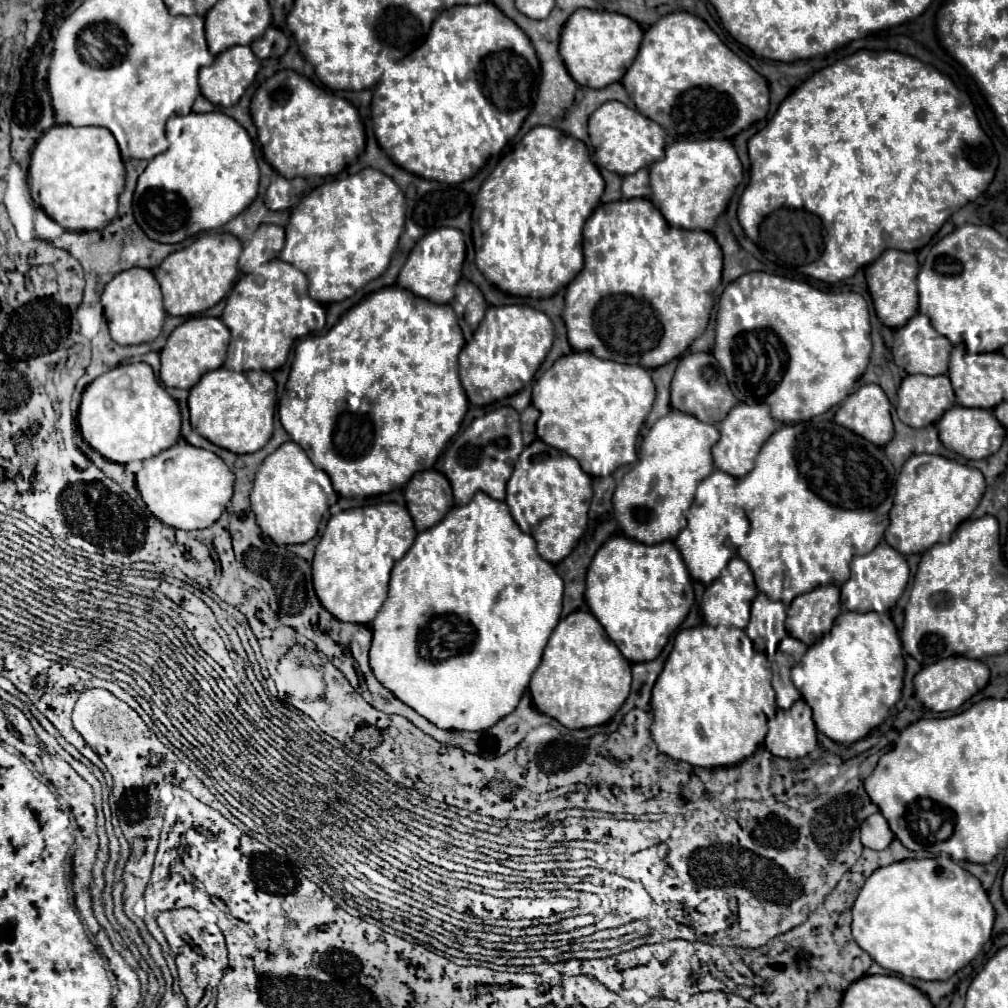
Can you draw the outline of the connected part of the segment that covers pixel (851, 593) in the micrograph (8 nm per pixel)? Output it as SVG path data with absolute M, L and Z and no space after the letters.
M884 541L872 553L854 557L850 563L850 571L852 571L850 579L840 587L840 602L843 610L856 613L888 611L890 607L896 605L910 579L910 569L904 555L894 551L894 547L890 547Z

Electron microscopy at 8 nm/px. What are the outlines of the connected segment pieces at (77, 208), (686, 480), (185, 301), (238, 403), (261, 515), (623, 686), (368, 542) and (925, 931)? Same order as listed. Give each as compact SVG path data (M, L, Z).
M54 125L46 131L32 151L30 171L28 171L30 191L36 203L52 217L58 225L68 231L100 231L104 229L118 211L118 197L124 191L124 163L120 159L120 149L114 135L104 127L72 127Z
M672 409L666 417L658 419L654 427L648 431L644 437L640 451L638 451L638 463L624 475L622 485L614 491L612 497L612 507L614 507L614 517L622 529L622 533L628 539L654 545L662 541L674 541L676 535L686 527L686 517L684 511L688 511L690 503L694 501L694 491L702 479L706 479L714 471L714 461L712 461L712 445L720 439L720 433L714 425L698 421L694 415L682 413Z
M206 233L198 237L186 249L180 249L164 259L164 263L154 271L162 293L164 293L164 309L170 315L196 315L218 301L222 301L232 289L238 277L238 257L242 253L242 243L230 233Z
M224 367L208 371L190 389L188 397L192 427L210 443L232 453L254 453L268 443L272 435L276 403L276 383L270 373L236 373Z
M294 441L282 443L264 459L250 493L252 511L260 529L278 545L310 541L318 531L322 515L337 501L338 495L332 487L330 477L324 471L316 469L302 447L298 447L298 443Z
M570 613L552 631L542 665L532 675L530 695L534 705L568 729L584 729L610 721L630 693L630 661L624 659L602 631L592 613Z
M396 503L356 507L334 515L312 560L313 587L320 603L340 621L372 623L386 601L390 571L412 547L414 537L410 513Z
M946 855L934 859L906 859L888 867L880 867L866 879L852 909L854 941L880 967L922 981L950 979L980 953L984 943L990 939L994 925L994 907L988 901L980 881Z

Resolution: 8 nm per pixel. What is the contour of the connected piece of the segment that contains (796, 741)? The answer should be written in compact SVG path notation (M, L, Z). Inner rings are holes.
M800 699L790 709L778 709L776 717L768 721L768 735L764 743L772 755L792 761L814 751L816 727L806 701Z

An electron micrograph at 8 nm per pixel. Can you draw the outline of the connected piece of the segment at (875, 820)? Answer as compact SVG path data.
M882 813L870 815L870 819L866 819L866 823L862 823L860 833L862 833L862 845L868 849L876 849L876 851L886 849L894 839L894 833L890 831Z

